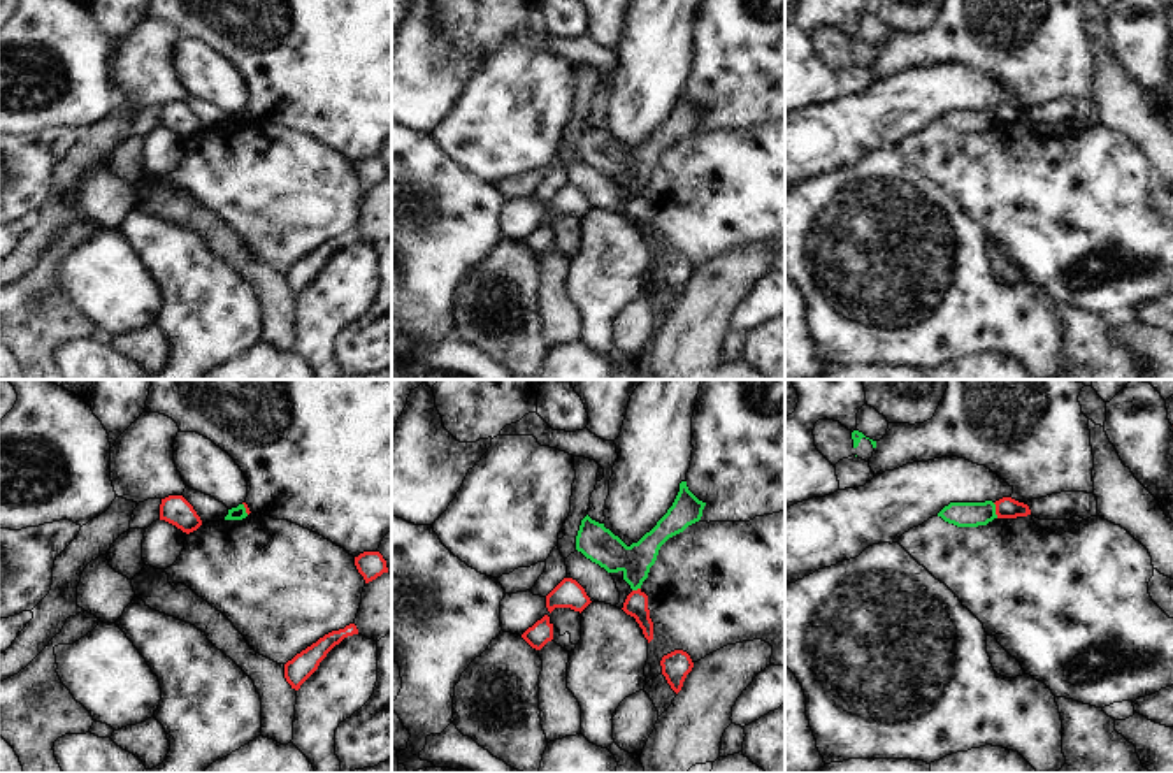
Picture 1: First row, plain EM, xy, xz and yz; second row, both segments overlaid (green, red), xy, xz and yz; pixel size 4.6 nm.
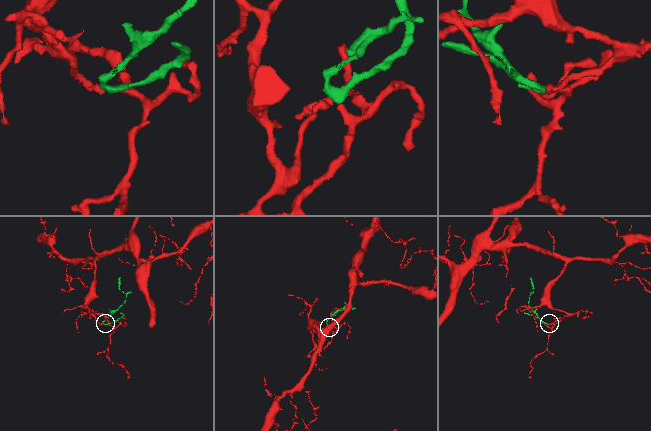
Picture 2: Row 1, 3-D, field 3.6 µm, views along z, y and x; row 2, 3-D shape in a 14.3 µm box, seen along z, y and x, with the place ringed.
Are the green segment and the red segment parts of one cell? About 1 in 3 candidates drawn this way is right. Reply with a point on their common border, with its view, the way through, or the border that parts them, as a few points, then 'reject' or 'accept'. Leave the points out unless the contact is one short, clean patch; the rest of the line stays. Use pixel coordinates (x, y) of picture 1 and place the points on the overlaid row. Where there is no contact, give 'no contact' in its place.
contact yz (994, 510); border yz (993, 503), (998, 517); reject

